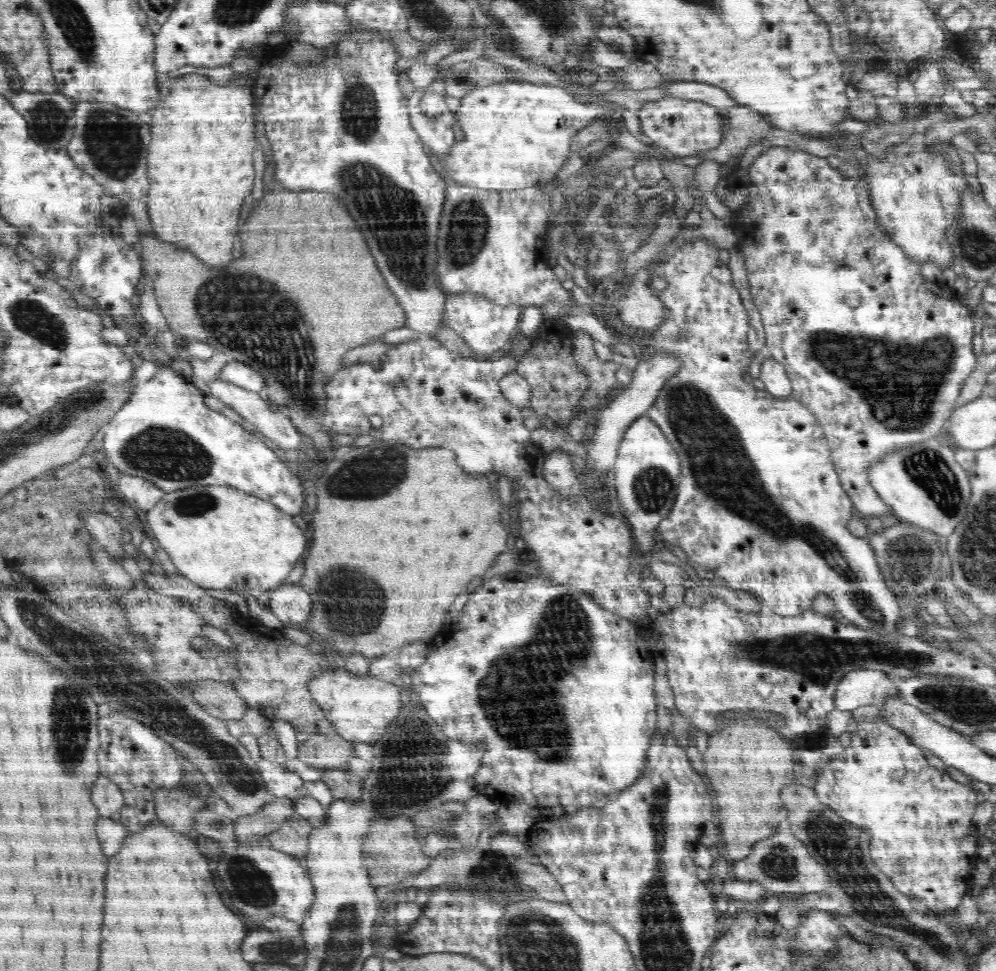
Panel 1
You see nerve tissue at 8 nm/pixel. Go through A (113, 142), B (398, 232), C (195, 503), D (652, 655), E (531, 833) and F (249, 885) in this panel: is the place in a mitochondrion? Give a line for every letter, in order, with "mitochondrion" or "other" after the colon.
A: mitochondrion
B: mitochondrion
C: mitochondrion
D: other
E: other
F: mitochondrion

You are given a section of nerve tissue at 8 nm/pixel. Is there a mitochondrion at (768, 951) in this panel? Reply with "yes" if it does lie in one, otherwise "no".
no

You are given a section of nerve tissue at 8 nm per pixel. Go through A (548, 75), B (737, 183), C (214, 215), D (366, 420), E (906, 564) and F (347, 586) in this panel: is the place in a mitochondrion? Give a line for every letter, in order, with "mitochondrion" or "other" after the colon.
A: other
B: other
C: other
D: other
E: mitochondrion
F: mitochondrion

